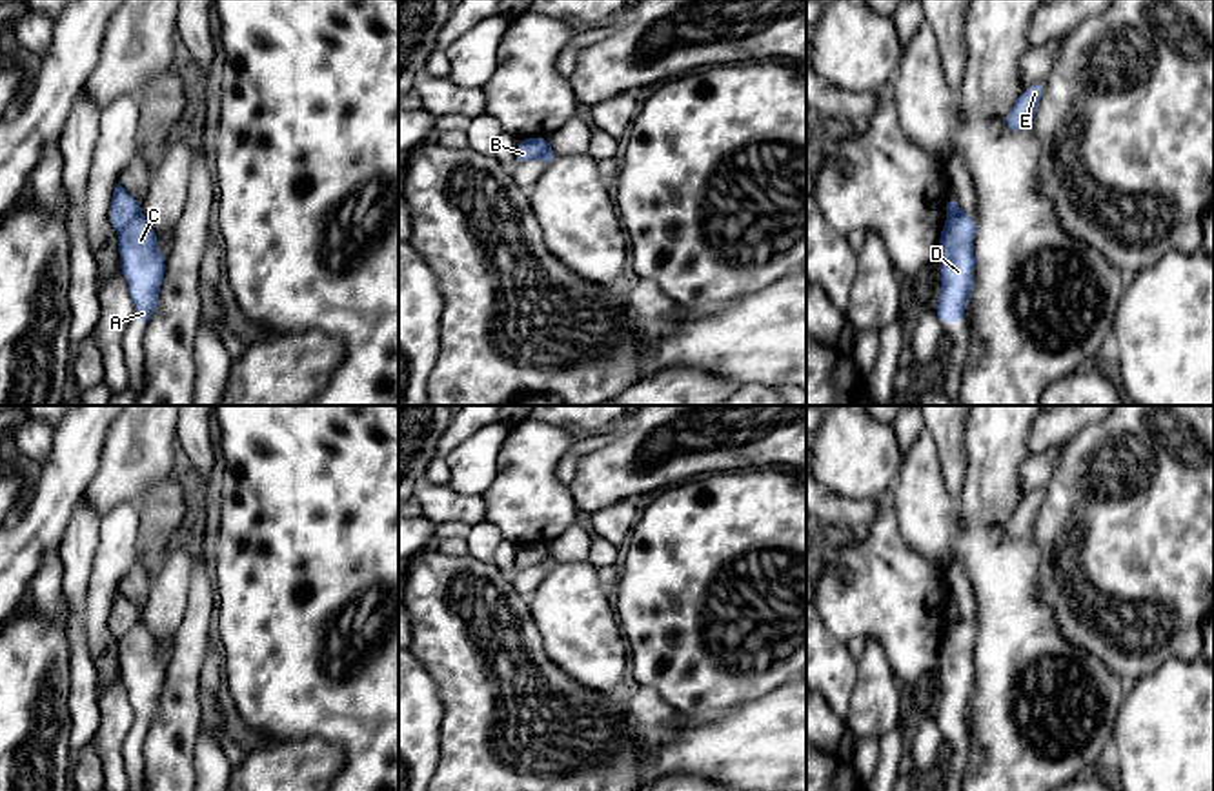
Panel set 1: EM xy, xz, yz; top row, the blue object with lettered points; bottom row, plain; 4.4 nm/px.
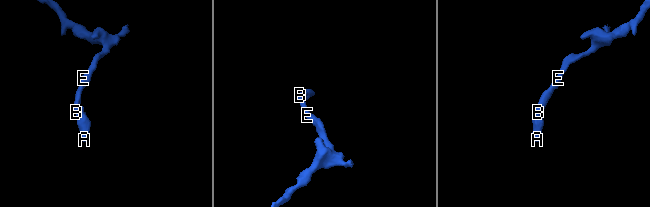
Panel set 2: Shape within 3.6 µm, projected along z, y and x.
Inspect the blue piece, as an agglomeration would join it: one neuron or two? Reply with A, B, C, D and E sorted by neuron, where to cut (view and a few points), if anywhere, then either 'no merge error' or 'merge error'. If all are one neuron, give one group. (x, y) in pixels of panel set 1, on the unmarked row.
groups A C D / B E; cut xy (141, 620), (119, 640); merge error

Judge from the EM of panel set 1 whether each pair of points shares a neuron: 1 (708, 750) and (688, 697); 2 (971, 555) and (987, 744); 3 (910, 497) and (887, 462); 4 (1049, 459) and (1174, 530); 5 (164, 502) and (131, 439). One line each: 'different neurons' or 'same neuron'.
1: different neurons
2: same neuron
3: different neurons
4: different neurons
5: different neurons

